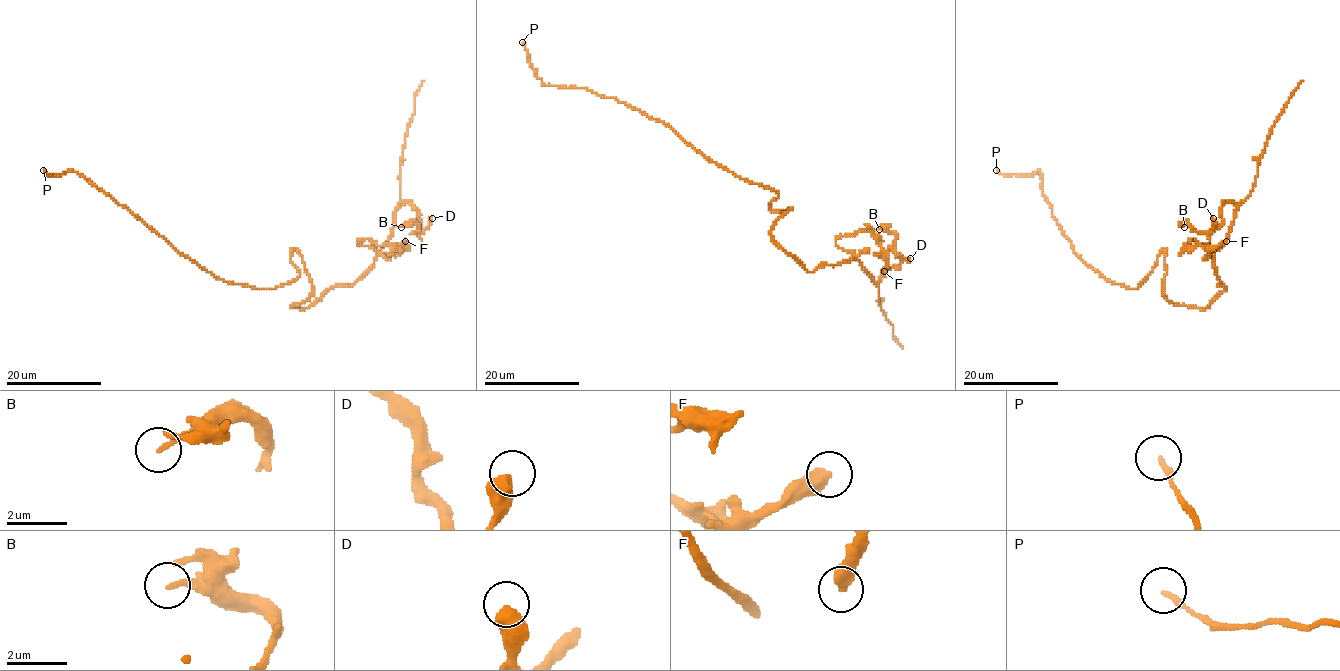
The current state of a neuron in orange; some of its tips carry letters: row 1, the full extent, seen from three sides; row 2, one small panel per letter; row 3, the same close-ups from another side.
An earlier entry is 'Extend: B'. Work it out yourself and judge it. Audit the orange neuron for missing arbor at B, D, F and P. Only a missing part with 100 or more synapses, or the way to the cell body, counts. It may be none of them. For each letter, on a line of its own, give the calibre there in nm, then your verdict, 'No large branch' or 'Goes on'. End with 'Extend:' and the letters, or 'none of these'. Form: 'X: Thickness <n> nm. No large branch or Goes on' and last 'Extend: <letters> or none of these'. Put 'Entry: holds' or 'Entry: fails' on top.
Entry: fails
B: Thickness 190 nm. No large branch
D: Thickness 600 nm. No large branch
F: Thickness 550 nm. No large branch
P: Thickness 170 nm. No large branch
Extend: none of these

